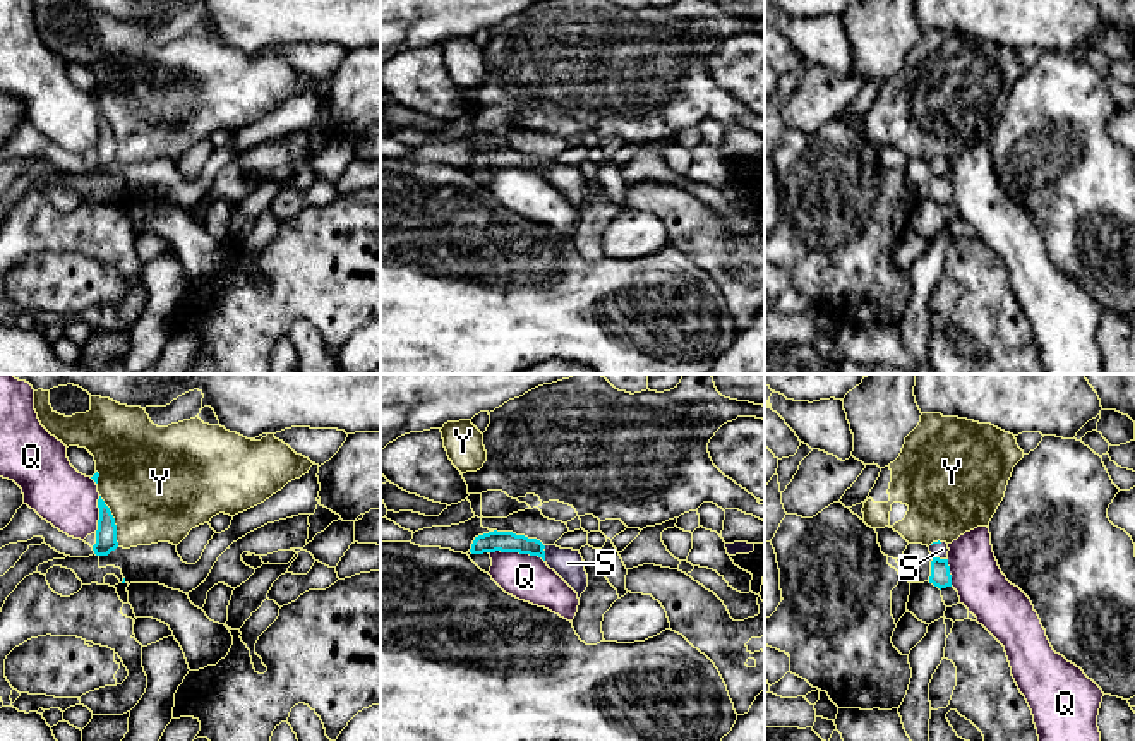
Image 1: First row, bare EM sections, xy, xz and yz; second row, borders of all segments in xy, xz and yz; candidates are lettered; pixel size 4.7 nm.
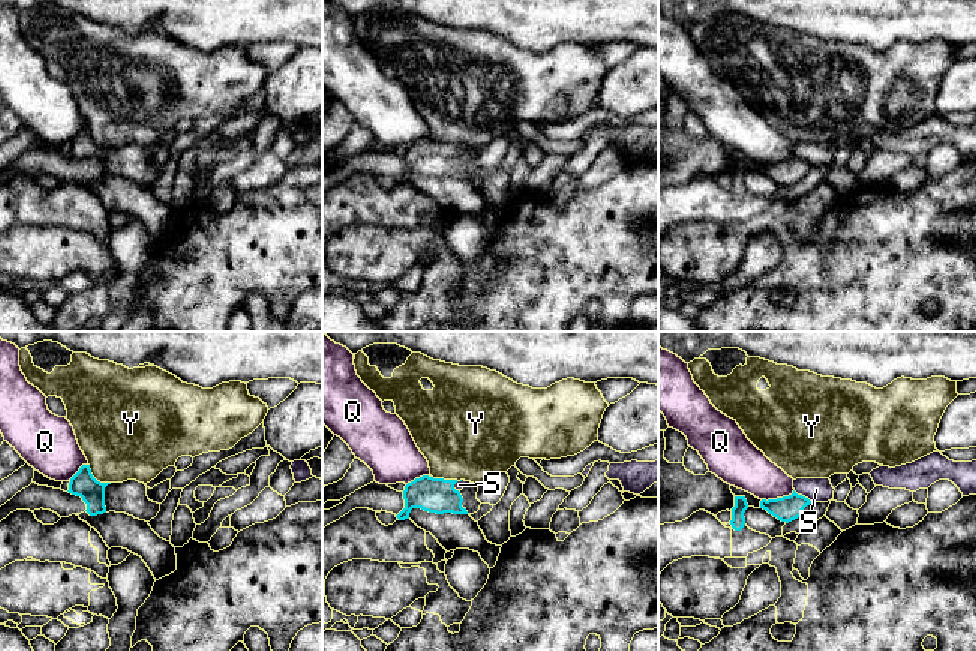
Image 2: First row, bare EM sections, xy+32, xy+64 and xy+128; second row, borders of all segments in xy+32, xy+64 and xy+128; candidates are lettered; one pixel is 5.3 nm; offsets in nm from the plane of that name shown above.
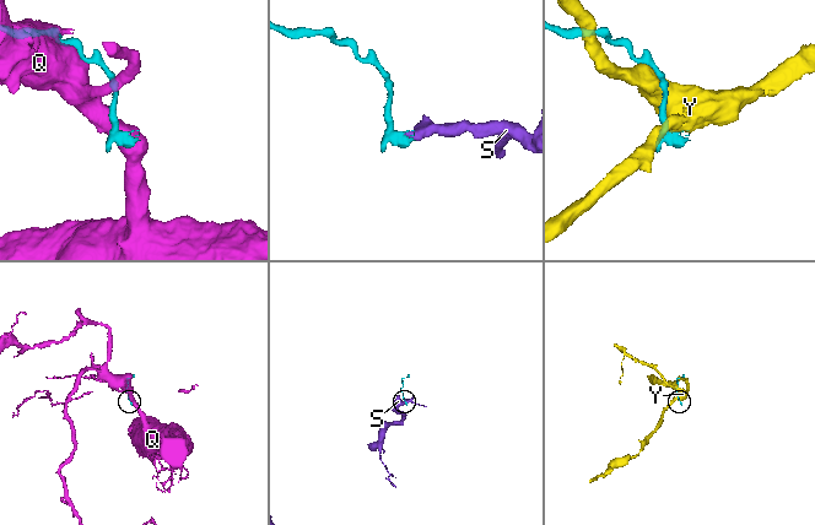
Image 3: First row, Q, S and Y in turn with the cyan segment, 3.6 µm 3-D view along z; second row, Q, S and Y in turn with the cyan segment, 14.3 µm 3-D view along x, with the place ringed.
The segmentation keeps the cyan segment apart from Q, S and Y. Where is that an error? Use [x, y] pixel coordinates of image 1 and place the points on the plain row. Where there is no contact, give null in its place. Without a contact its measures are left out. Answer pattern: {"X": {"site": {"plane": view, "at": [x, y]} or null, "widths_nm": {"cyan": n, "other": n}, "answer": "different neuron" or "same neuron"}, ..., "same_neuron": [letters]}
{"Q": {"site": {"plane": "xz", "at": [516, 167]}, "widths_nm": {"cyan": 100, "other": 220}, "answer": "different neuron"}, "S": {"site": {"plane": "xz", "at": [544, 168]}, "widths_nm": {"cyan": 100, "other": 140}, "answer": "same neuron"}, "Y": {"site": {"plane": "xy", "at": [114, 136]}, "widths_nm": {"cyan": 100, "other": 480}, "answer": "different neuron"}, "same_neuron": ["S"]}

